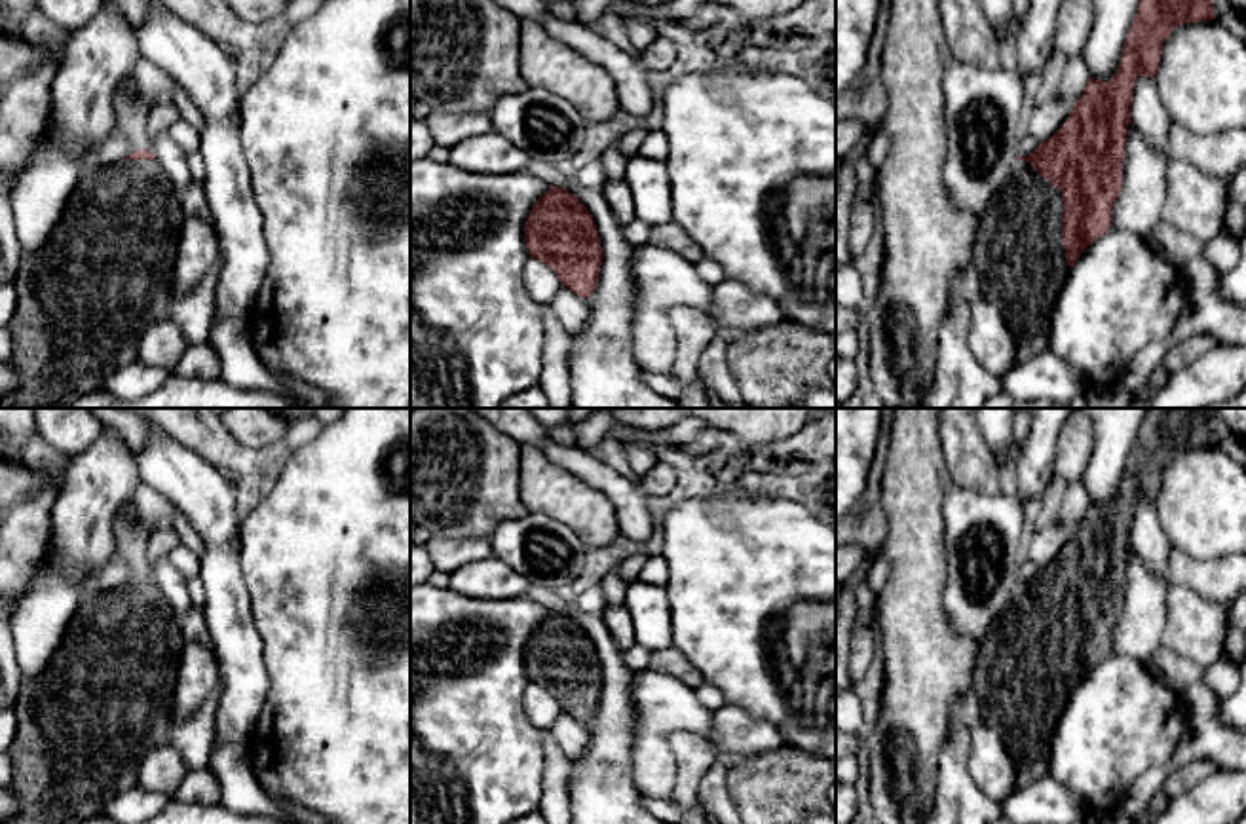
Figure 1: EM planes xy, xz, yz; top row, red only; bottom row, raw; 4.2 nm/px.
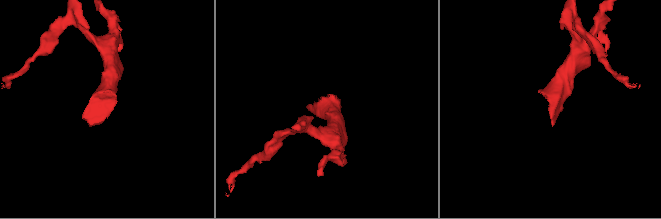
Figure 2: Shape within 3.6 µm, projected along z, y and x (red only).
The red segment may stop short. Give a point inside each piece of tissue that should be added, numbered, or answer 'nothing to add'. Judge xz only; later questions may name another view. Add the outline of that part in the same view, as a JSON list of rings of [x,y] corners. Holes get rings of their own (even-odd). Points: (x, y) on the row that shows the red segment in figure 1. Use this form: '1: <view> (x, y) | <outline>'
nothing to add

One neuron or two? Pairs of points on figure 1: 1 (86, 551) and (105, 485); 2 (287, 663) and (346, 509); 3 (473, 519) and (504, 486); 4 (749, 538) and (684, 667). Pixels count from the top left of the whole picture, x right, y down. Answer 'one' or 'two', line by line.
1: one
2: one
3: one
4: two

